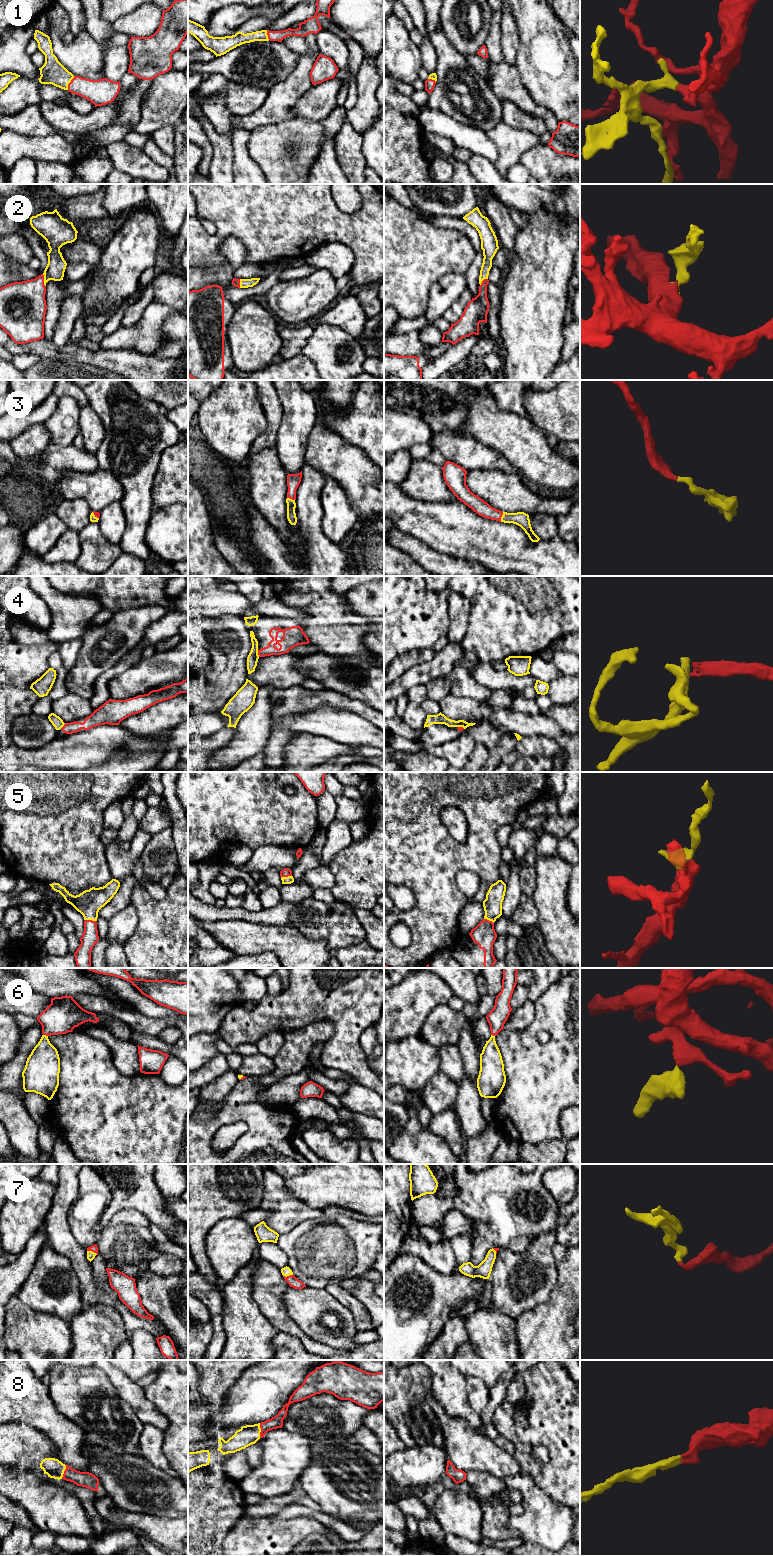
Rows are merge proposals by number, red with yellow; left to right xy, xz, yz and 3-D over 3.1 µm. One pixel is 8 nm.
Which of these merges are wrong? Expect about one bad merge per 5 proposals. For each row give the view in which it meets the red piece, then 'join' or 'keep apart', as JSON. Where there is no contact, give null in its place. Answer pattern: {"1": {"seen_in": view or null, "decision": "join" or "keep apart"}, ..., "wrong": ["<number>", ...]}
{"1": {"seen_in": "xy", "decision": "join"}, "2": {"seen_in": "xy", "decision": "join"}, "3": {"seen_in": "yz", "decision": "join"}, "4": {"seen_in": "xz", "decision": "keep apart"}, "5": {"seen_in": "xy", "decision": "join"}, "6": {"seen_in": "xy", "decision": "join"}, "7": {"seen_in": "xy", "decision": "join"}, "8": {"seen_in": "xz", "decision": "join"}, "wrong": ["4"]}

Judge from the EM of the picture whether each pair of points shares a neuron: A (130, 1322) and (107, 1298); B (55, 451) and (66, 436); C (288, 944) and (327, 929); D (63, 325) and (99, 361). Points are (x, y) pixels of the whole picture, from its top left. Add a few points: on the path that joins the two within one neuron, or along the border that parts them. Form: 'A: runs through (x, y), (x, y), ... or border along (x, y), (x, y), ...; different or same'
A: runs through (127, 1315), (114, 1301); same
B: border along (51, 442), (57, 445), (72, 444); different
C: border along (287, 925), (311, 939), (323, 939), (327, 949); different
D: border along (50, 340), (57, 345), (67, 344); different

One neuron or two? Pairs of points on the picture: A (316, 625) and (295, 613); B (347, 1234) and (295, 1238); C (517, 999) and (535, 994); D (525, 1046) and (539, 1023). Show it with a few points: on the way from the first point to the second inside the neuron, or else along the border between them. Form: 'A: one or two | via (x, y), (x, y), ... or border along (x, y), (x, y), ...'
A: two | border along (301, 607), (308, 615), (308, 619), (305, 622)
B: one | via (334, 1238), (308, 1238)
C: two | border along (526, 985), (529, 991), (529, 998)
D: one | via (526, 1040), (533, 1029)

